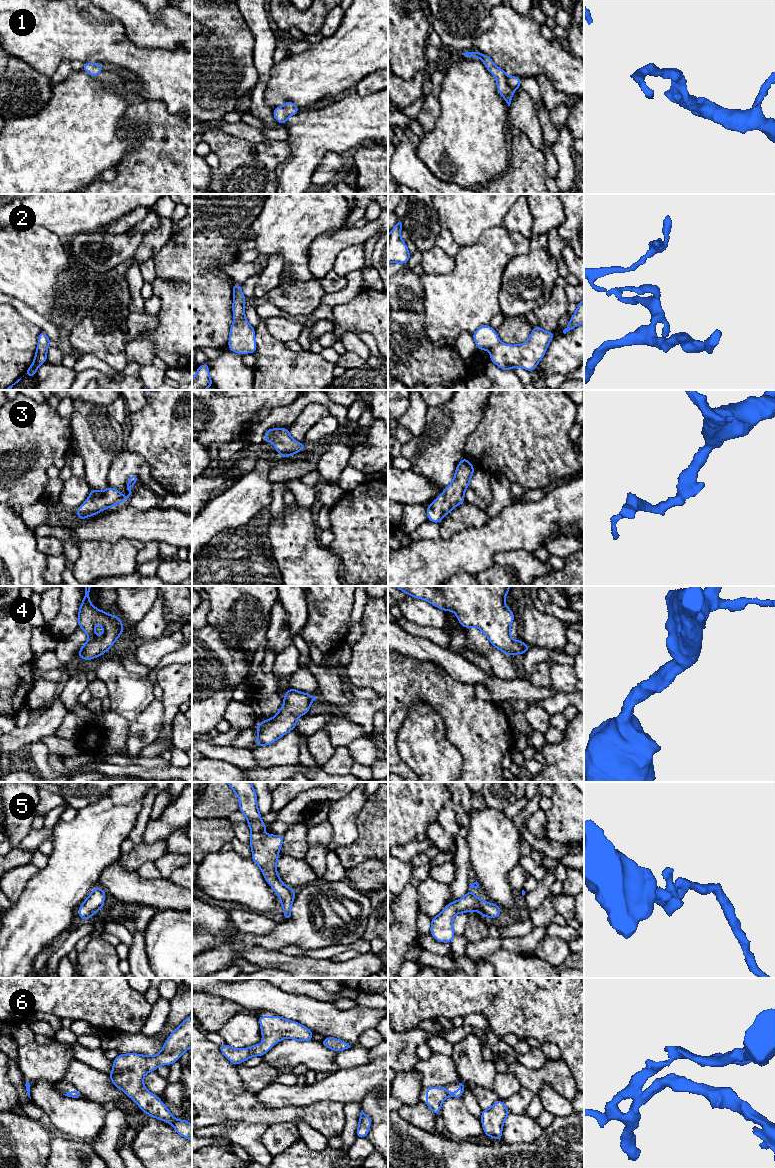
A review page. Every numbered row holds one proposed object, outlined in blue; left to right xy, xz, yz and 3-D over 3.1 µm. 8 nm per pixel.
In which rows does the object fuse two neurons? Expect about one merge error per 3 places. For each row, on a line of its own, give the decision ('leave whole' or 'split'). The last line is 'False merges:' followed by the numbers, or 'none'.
1: leave whole
2: leave whole
3: leave whole
4: leave whole
5: leave whole
6: leave whole
False merges: none

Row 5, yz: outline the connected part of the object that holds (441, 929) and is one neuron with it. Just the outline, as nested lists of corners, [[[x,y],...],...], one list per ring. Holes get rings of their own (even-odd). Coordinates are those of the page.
[[[471,890],[459,900],[448,903],[443,911],[431,918],[430,934],[439,942],[451,943],[455,937],[452,927],[454,916],[458,913],[477,911],[487,918],[496,918],[502,909],[491,902],[485,902],[475,896]]]

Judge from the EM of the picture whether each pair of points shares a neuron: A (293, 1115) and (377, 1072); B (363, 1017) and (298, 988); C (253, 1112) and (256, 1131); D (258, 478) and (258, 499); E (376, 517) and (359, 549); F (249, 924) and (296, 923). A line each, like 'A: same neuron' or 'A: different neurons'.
A: different neurons
B: different neurons
C: different neurons
D: same neuron
E: same neuron
F: different neurons

